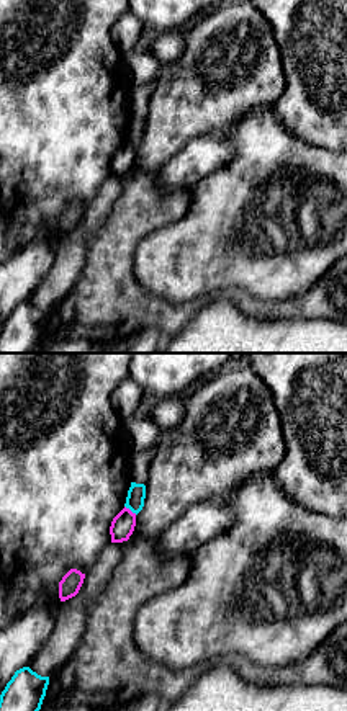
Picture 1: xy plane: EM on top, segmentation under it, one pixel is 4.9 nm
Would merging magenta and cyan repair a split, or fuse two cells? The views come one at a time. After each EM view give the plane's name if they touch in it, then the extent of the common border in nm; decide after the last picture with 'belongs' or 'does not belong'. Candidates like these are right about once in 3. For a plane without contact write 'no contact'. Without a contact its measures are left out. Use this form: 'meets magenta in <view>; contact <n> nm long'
meets magenta in xy; contact 80 nm long

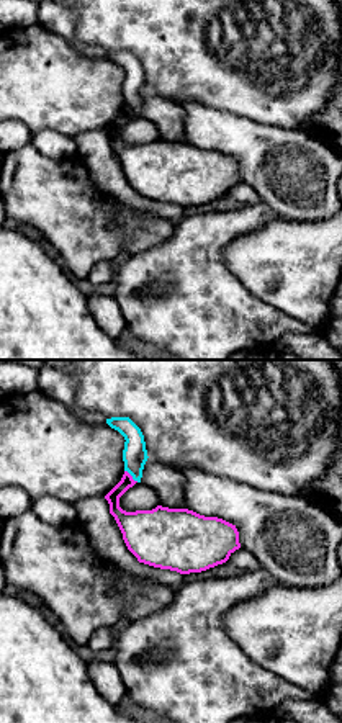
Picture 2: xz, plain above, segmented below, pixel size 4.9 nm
meets magenta in xz; contact 90 nm long

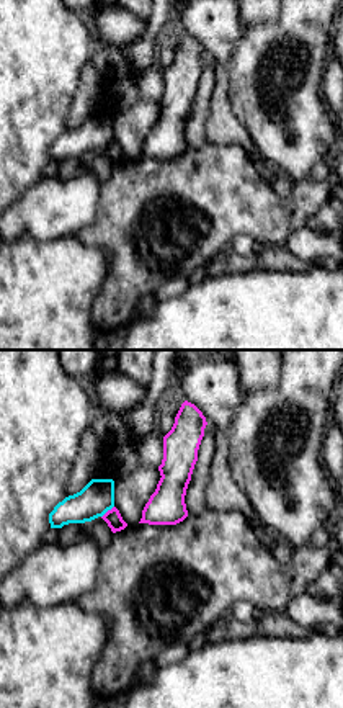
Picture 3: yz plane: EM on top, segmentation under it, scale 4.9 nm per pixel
meets magenta in yz; contact 90 nm long

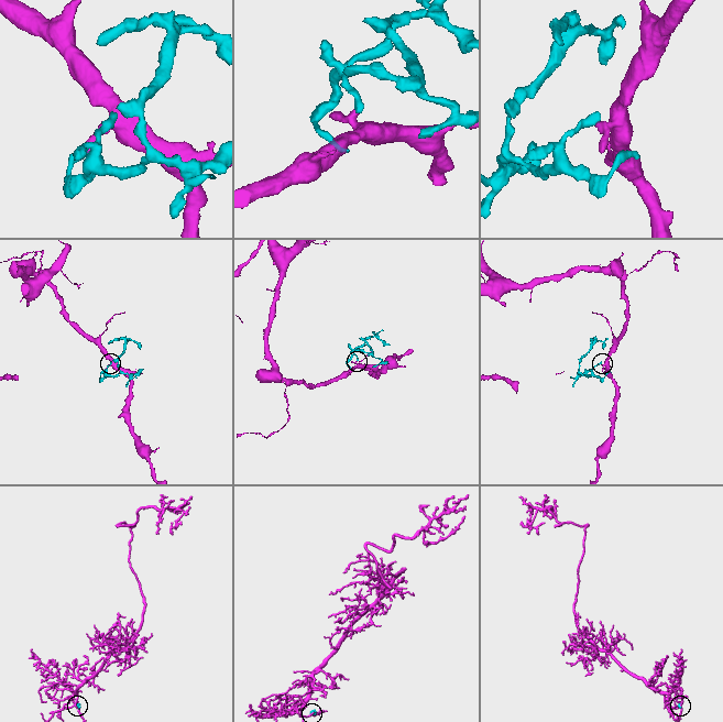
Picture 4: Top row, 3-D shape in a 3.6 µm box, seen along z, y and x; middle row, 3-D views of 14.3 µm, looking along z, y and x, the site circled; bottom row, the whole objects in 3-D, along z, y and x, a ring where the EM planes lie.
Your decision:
does not belong

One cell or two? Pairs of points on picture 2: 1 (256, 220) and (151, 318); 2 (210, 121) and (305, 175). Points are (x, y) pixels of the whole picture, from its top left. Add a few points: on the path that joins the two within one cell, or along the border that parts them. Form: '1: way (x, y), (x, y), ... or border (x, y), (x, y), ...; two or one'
1: way (226, 231), (187, 270), (180, 288); one
2: way (233, 134), (282, 166); one

